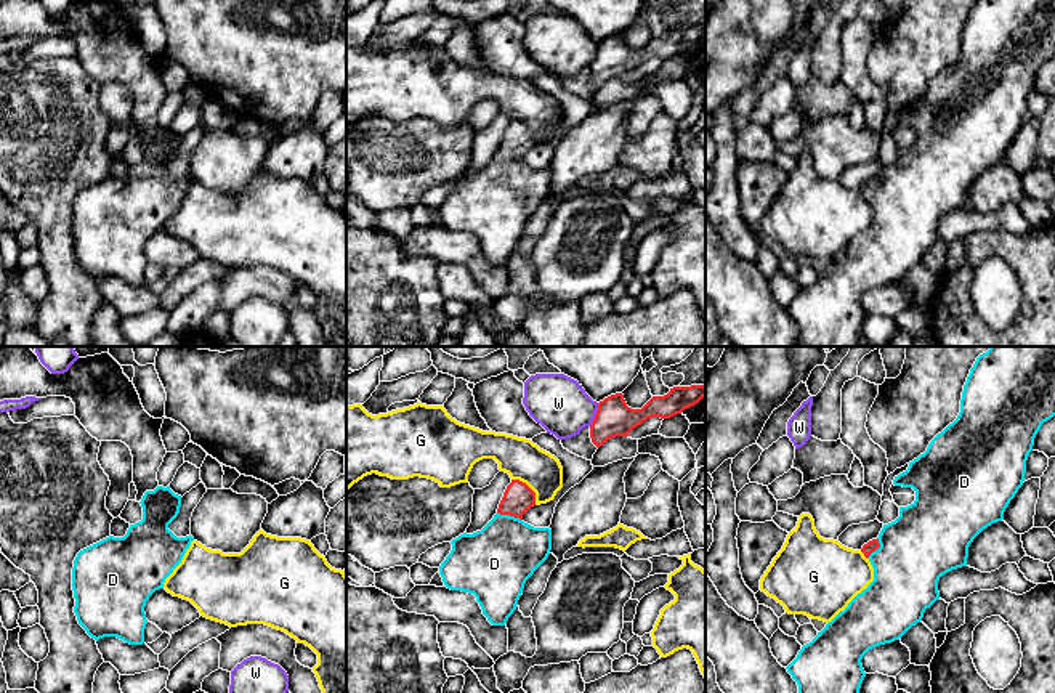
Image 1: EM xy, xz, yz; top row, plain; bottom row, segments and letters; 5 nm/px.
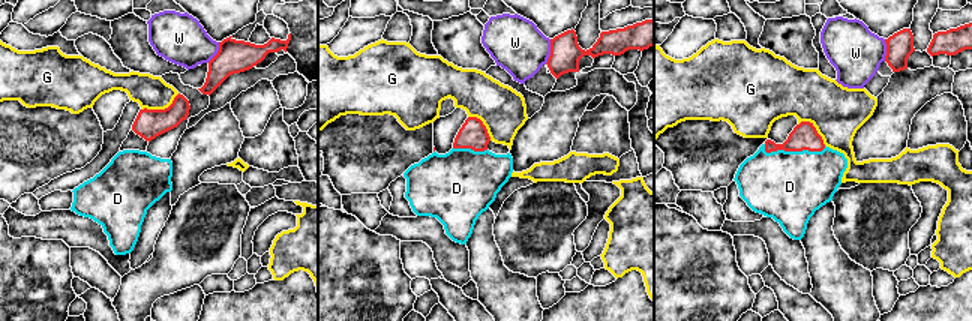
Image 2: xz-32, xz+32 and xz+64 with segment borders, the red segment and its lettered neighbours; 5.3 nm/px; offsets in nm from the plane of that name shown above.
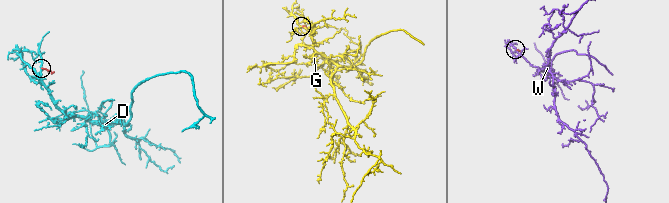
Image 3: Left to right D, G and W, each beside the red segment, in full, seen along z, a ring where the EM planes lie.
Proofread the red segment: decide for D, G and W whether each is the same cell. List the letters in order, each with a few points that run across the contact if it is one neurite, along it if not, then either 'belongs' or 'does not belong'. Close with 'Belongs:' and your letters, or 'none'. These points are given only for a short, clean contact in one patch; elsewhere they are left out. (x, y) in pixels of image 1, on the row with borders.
D: line xz (518, 498), (510, 515), (507, 546), (496, 562); belongs
G: does not belong
W: line xz (598, 403), (597, 414), (589, 425); does not belong
Belongs: D

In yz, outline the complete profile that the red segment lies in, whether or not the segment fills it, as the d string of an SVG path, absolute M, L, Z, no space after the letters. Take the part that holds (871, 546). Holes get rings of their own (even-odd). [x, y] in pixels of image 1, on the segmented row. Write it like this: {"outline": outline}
{"outline": "M991 346L976 358L957 419L893 480L895 486L912 488L916 500L899 507L899 517L861 549L874 568L874 581L786 667L798 693L859 693L866 677L863 656L899 640L920 622L925 610L940 600L940 578L967 566L973 539L1004 520L1005 509L1023 486L1034 438L1053 415L1055 346Z"}

